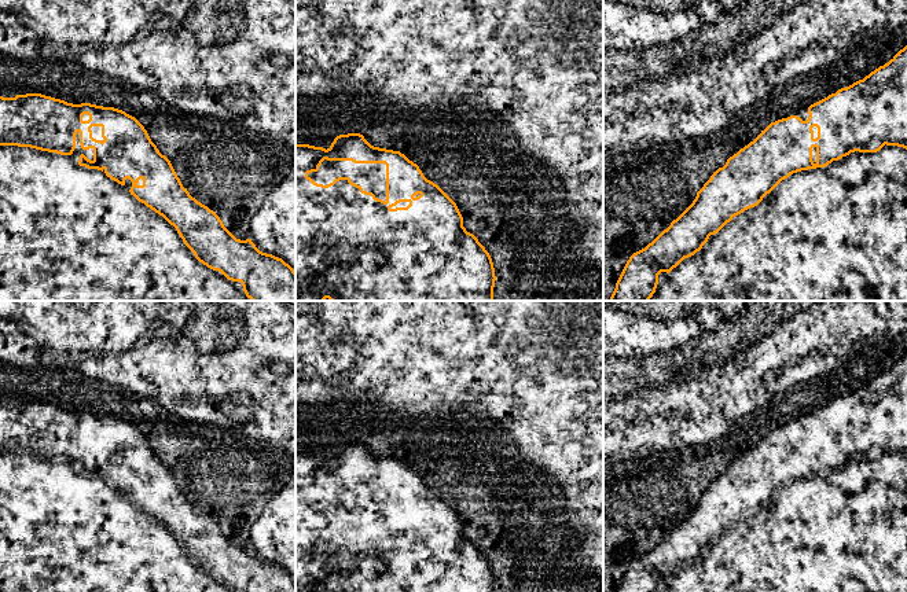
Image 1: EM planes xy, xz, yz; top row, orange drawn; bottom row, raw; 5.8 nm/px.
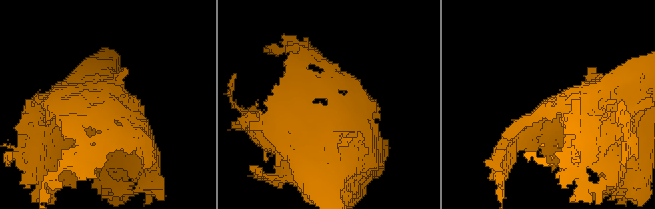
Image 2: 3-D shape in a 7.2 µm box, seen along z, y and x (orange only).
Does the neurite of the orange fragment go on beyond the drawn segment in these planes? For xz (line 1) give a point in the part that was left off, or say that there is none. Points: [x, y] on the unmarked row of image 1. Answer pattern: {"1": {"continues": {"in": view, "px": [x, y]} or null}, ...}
{"1": {"continues": null}}

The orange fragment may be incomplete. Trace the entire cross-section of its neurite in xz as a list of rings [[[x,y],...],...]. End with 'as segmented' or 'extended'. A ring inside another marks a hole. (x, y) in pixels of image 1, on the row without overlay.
[[[360,441],[337,444],[327,457],[295,452],[295,592],[495,592],[495,588],[492,566],[463,534],[456,511],[404,462],[374,455]],[[324,467],[385,471],[386,507],[378,507],[349,485],[327,493],[315,490],[308,482],[317,479]]] | as segmented

